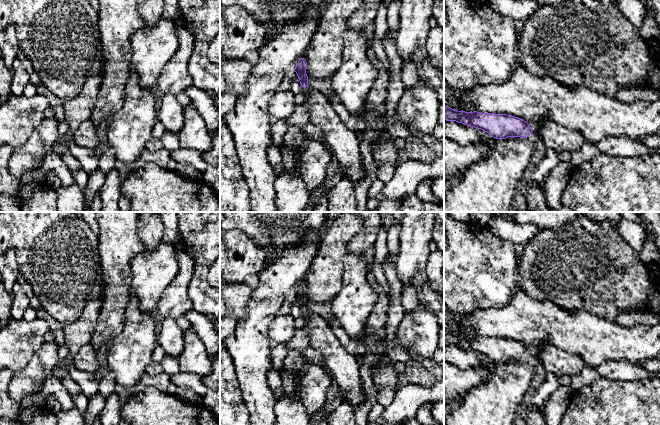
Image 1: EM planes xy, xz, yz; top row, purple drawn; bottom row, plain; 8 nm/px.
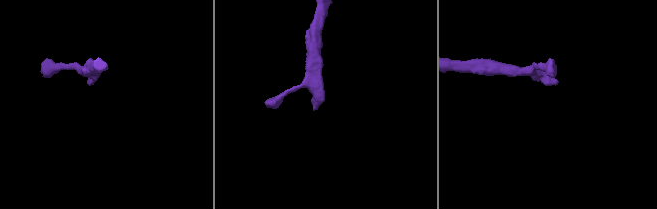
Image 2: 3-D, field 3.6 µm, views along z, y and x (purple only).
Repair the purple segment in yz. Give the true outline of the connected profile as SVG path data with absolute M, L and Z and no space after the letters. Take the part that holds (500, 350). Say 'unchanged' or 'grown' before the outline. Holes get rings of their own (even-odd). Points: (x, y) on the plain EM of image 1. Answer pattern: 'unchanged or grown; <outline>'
grown; M444 330L444 344L456 345L481 353L496 363L506 363L508 361L527 362L533 356L536 356L545 371L557 377L563 375L572 377L587 366L581 356L567 352L551 343L546 343L541 348L534 346L530 349L512 339L477 335L465 336Z

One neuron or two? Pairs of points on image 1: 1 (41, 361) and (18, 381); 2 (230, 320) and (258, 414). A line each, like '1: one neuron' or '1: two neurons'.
1: one neuron
2: two neurons

